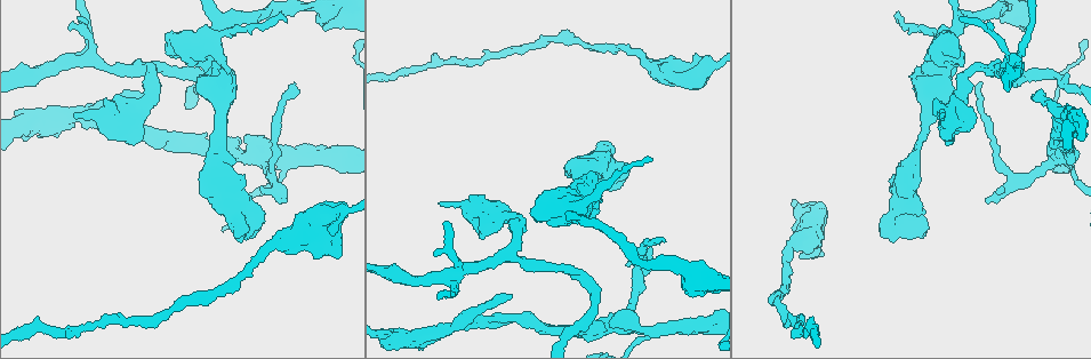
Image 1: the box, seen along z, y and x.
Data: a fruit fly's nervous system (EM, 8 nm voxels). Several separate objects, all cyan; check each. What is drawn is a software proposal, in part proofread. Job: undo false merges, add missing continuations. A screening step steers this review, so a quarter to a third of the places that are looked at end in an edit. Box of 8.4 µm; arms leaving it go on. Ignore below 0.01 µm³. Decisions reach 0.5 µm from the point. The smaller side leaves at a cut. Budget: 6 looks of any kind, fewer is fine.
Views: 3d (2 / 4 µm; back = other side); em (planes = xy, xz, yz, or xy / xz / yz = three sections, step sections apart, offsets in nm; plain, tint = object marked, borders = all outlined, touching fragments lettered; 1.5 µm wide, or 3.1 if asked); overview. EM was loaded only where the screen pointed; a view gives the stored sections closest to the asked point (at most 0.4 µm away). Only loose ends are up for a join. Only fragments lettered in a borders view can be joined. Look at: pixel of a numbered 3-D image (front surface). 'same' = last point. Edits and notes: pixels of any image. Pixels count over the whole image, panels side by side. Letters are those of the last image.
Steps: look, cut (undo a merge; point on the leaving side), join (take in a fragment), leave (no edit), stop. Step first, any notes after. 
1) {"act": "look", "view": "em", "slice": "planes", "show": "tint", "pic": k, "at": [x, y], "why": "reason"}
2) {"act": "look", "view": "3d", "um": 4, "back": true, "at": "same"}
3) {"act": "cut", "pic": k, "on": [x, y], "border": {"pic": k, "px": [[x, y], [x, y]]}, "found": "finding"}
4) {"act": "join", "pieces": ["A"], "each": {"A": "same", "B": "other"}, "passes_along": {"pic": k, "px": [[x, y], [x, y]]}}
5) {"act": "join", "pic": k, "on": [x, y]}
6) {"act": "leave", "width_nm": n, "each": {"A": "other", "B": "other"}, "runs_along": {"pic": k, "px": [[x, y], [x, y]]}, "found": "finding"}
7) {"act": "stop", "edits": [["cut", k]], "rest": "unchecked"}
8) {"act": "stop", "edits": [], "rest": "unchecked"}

{"act": "look", "view": "3d", "um": 4, "pic": 1, "at": [262, 147], "why": "four arms meet"}

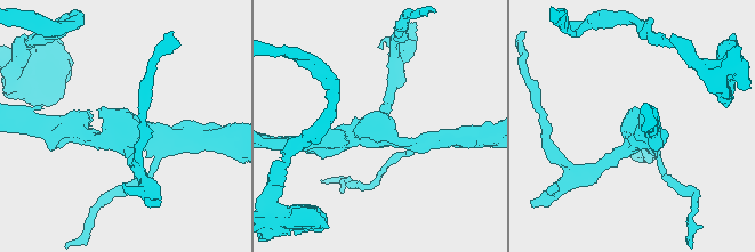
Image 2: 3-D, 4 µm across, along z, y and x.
{"act": "look", "view": "em", "slice": "planes", "show": "borders", "pic": 2, "at": [381, 128], "arms": 4}

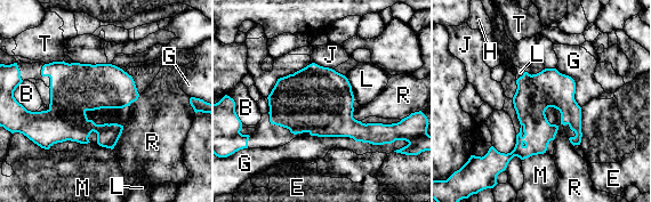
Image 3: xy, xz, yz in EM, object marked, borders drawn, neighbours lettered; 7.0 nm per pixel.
{"act": "leave", "each": {"B": "other", "E": "other", "G": "other", "H": "other", "J": "other", "L": "other", "M": "other", "R": "other", "T": "other"}, "border": {"pic": 3, "px": [[311, 135], [390, 144]]}, "found": "one neuron here"}

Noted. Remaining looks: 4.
{"act": "look", "view": "em", "slice": "planes", "show": "tint", "pic": 1, "at": [294, 82]}

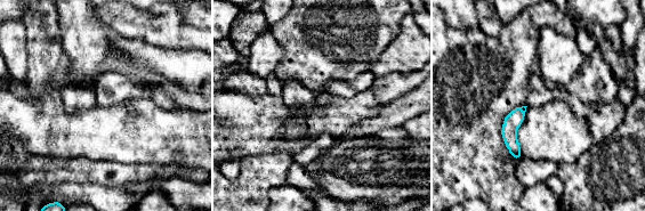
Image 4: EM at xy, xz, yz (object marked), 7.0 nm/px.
{"act": "look", "view": "em", "slice": "planes", "show": "borders", "at": "same"}

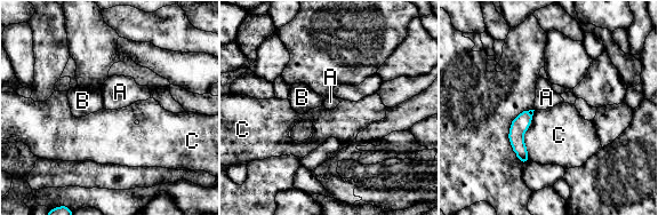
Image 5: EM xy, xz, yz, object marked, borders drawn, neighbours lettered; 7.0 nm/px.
{"act": "leave", "width_nm": 120, "each": {"A": "other", "B": "other", "C": "other"}, "runs_along": {"pic": 5, "px": [[529, 113], [519, 126], [523, 158]]}, "found": "no lettered fragment goes on from it"}

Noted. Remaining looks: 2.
{"act": "look", "view": "em", "slice": "yz", "step": 4, "show": "borders", "pic": 1, "at": [285, 201], "why": "an open end"}

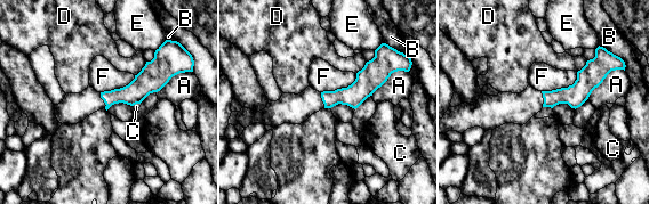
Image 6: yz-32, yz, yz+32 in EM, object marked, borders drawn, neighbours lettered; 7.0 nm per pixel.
{"act": "leave", "longest_contact_nm": ["A", 300], "each": {"A": "other", "B": "other", "C": "other", "D": "other", "E": "other", "F": "other"}, "found": "no lettered fragment goes on from it"}

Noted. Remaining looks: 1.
{"act": "stop", "edits": [], "rest": "unchecked"}

